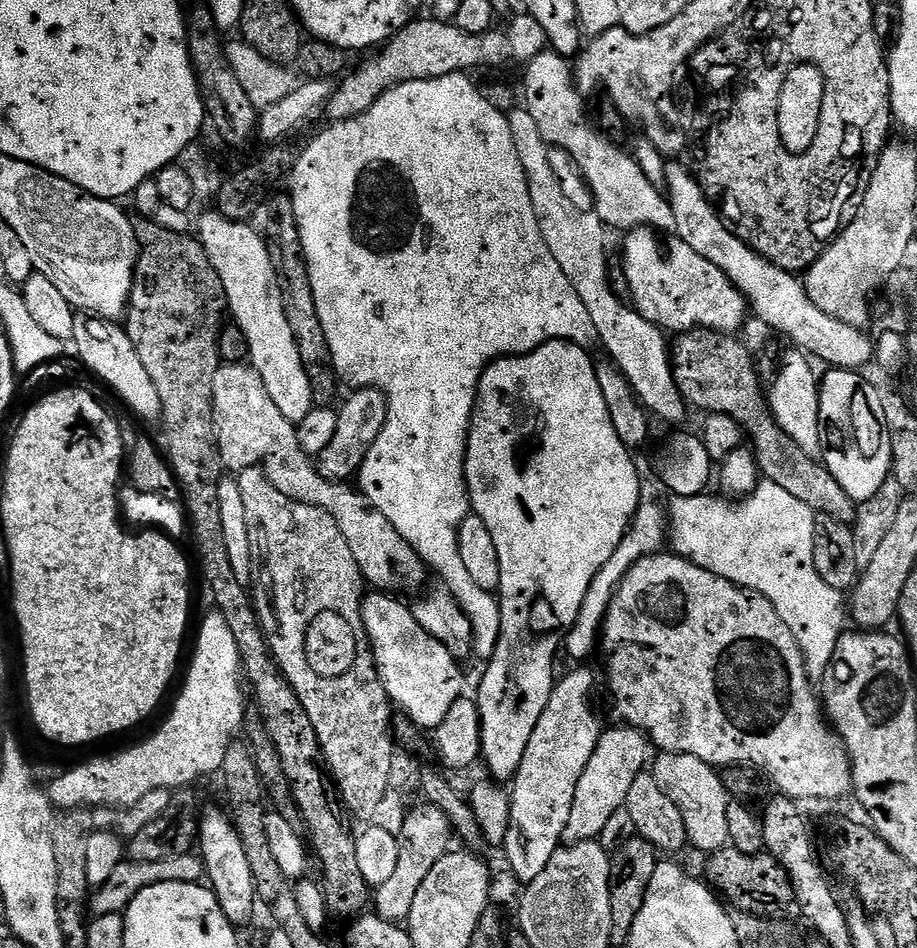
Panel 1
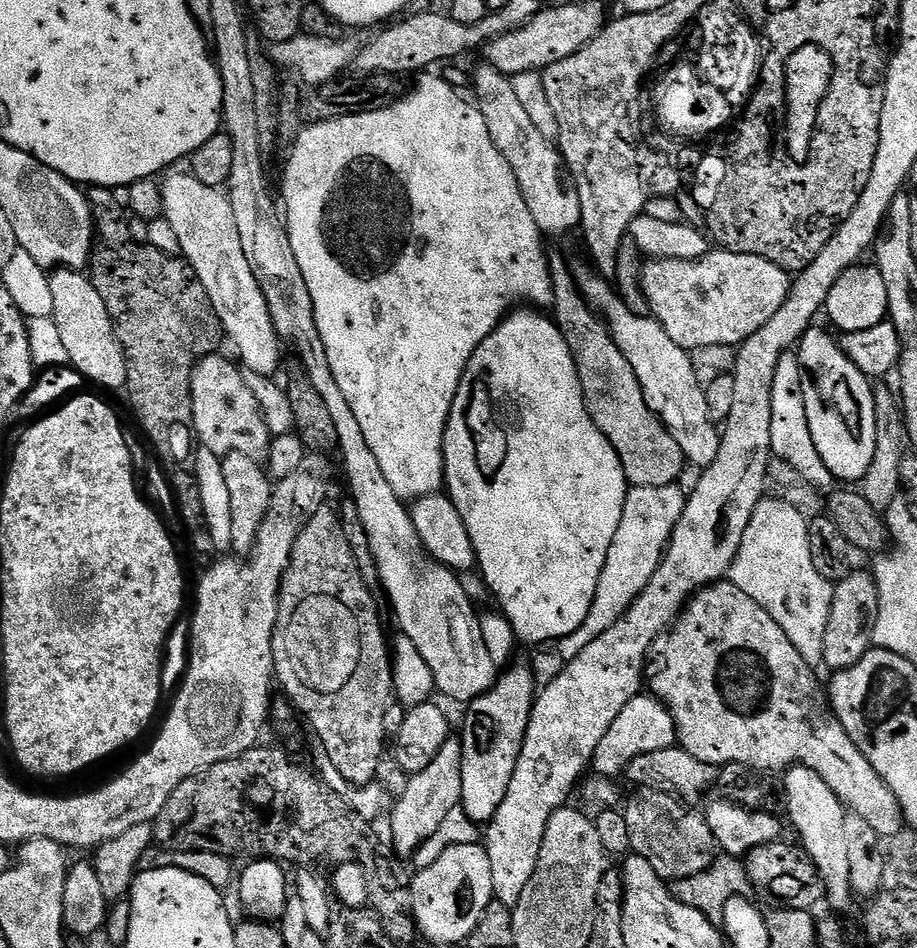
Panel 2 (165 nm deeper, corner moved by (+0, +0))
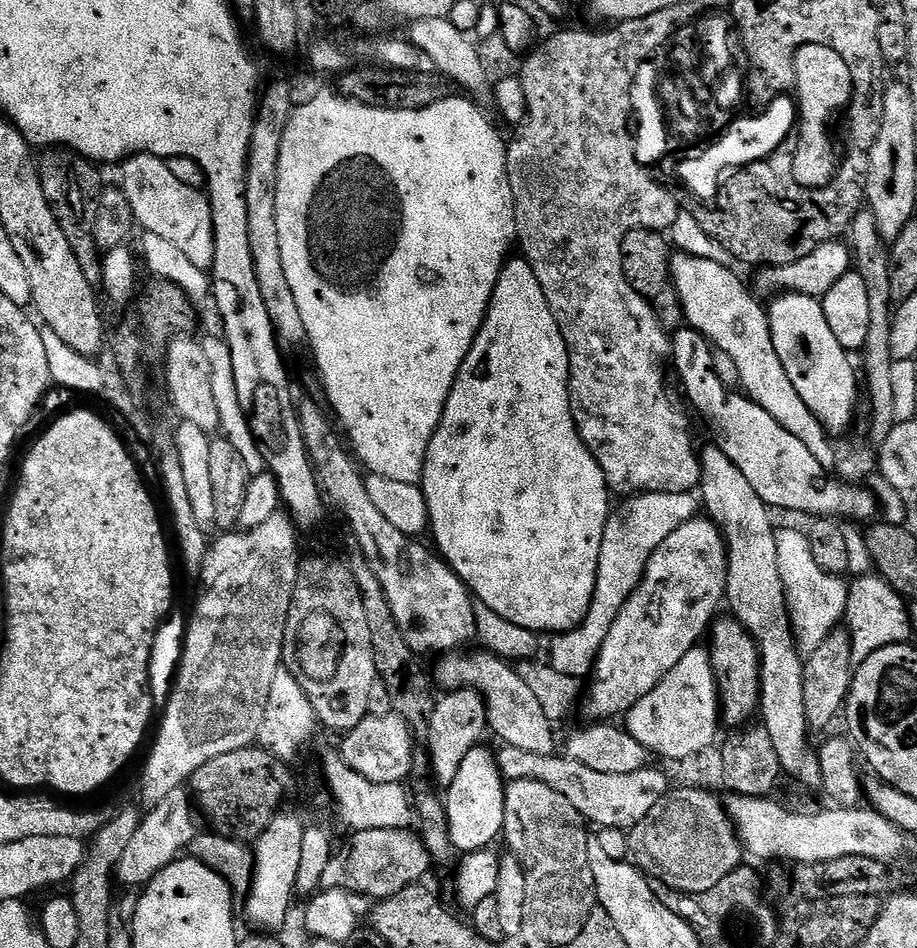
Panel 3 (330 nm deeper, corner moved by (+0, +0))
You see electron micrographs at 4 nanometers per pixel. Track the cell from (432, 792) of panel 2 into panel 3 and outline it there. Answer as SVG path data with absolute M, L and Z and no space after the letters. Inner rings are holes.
M458 688L441 695L436 701L434 710L428 719L426 751L430 761L430 776L437 785L447 786L458 778L458 770L462 770L462 762L466 754L481 743L484 732L489 731L488 707L484 698L474 688Z

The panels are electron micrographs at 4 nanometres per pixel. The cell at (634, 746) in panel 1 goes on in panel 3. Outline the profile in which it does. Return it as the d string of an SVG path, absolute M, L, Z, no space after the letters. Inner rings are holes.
M704 646L692 648L690 654L626 714L629 734L638 738L653 757L661 756L664 760L703 757L717 743L716 731L722 728L720 687L715 678L711 651ZM704 676L708 680L704 680Z

